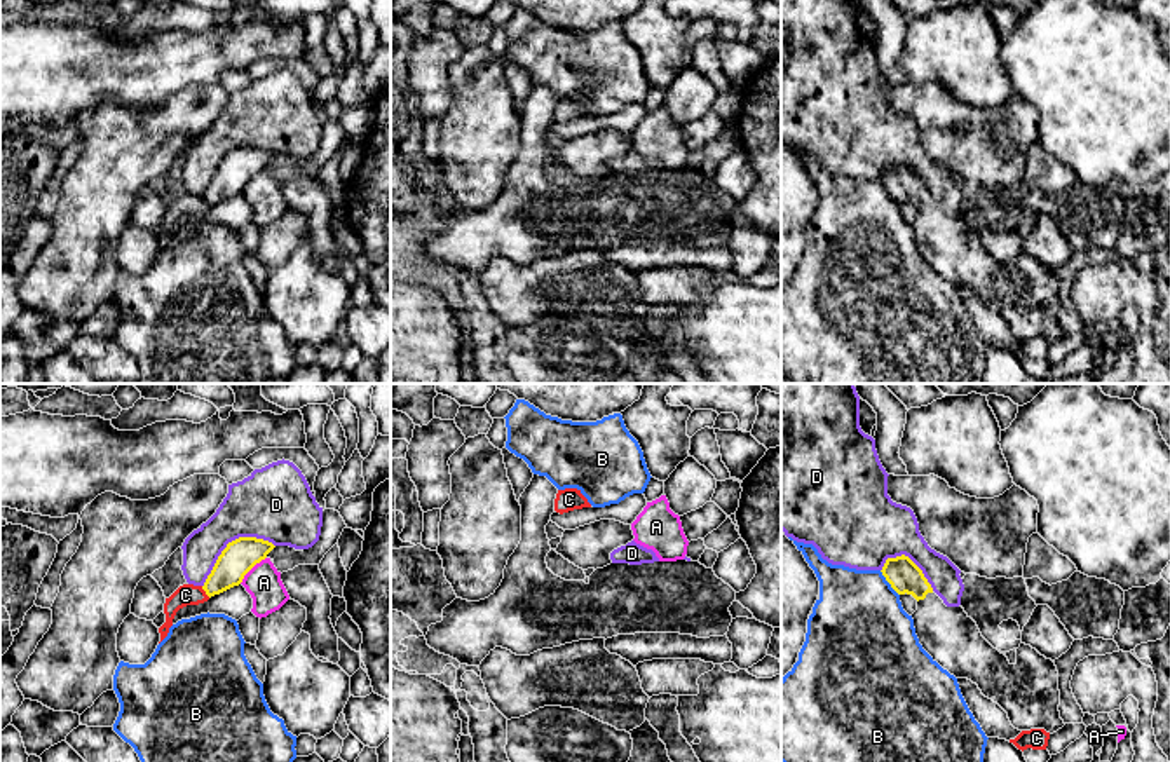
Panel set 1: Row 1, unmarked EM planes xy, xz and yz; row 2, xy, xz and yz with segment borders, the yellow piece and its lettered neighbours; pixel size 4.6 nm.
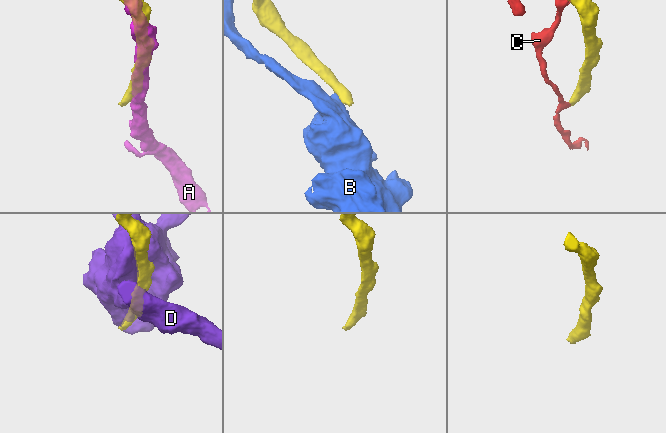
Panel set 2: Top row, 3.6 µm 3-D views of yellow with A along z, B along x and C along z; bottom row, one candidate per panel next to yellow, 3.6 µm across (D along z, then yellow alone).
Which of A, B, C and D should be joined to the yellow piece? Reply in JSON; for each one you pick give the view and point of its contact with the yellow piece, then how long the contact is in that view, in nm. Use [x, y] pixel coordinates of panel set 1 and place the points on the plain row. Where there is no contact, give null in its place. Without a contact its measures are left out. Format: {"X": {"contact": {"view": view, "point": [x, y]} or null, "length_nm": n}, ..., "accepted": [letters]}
{"accepted": []}

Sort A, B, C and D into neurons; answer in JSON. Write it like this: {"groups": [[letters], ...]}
{"groups": [["A"], ["B"], ["C"], ["D"]]}

